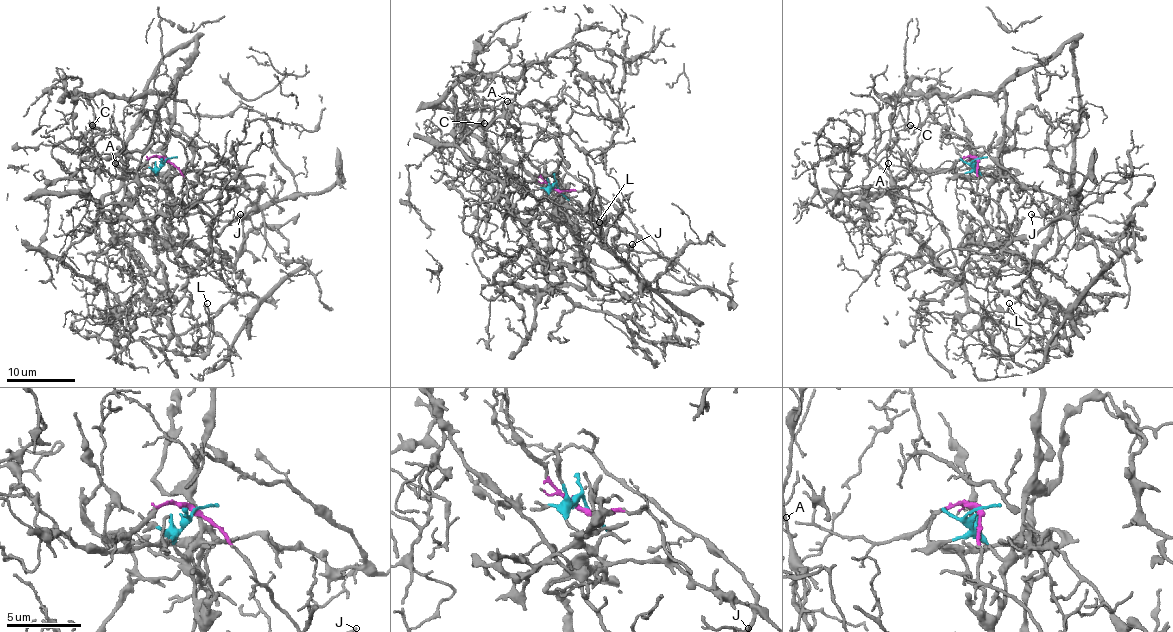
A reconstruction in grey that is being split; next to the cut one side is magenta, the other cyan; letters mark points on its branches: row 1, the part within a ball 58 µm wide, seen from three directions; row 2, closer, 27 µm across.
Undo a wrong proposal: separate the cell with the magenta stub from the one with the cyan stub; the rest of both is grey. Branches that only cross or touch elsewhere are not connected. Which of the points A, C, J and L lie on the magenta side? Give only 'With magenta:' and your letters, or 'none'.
With magenta: J

